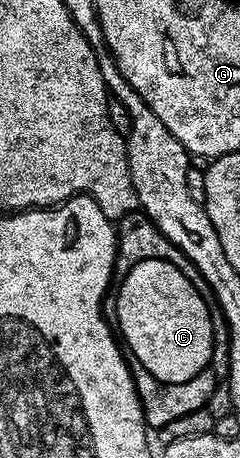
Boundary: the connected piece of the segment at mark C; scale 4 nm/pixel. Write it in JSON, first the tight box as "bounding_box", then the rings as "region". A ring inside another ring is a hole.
{"bounding_box":[114,258,213,382],"region":[[[146,258],[136,264],[125,276],[125,280],[114,291],[117,300],[117,330],[127,350],[132,350],[159,374],[159,378],[171,378],[171,382],[179,382],[179,378],[191,378],[203,362],[207,362],[207,353],[213,352],[213,324],[210,322],[211,309],[206,306],[203,294],[173,264],[165,259]]]}

